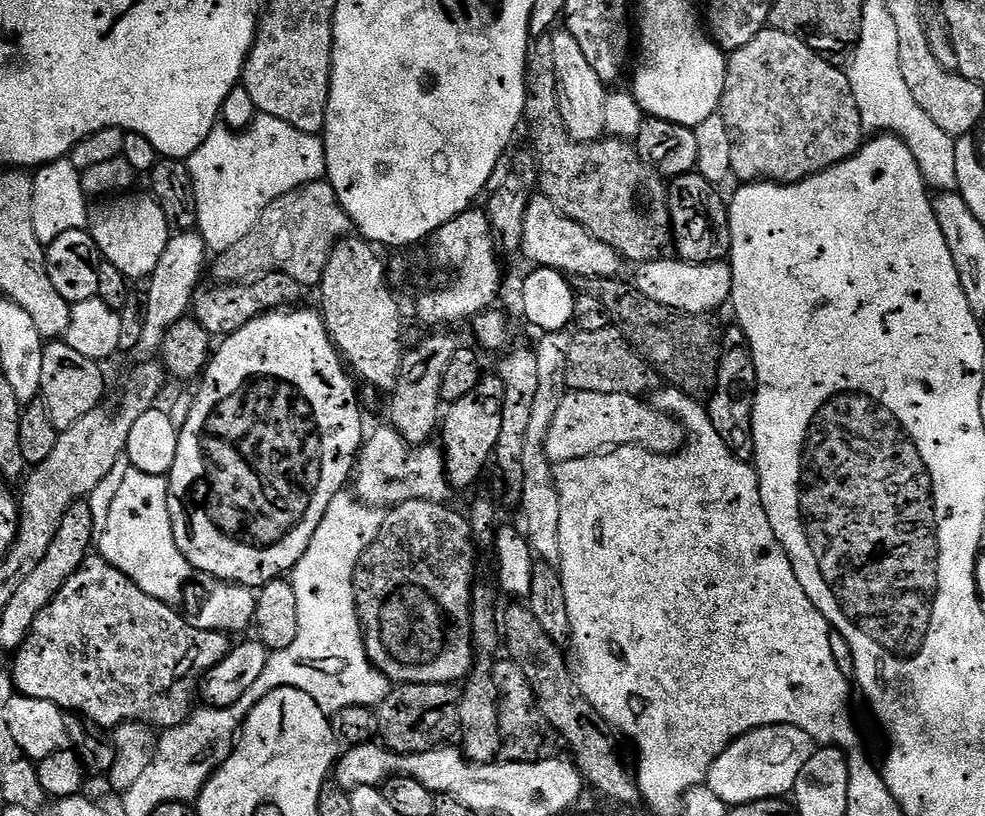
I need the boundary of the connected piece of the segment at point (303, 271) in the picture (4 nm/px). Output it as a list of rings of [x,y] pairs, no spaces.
[[[327,179],[315,180],[270,202],[270,206],[262,210],[262,218],[258,218],[254,230],[211,261],[210,276],[212,272],[213,281],[222,284],[242,284],[267,272],[285,272],[305,290],[315,289],[326,270],[326,262],[330,262],[334,246],[353,228],[352,219],[338,202],[332,185]]]

